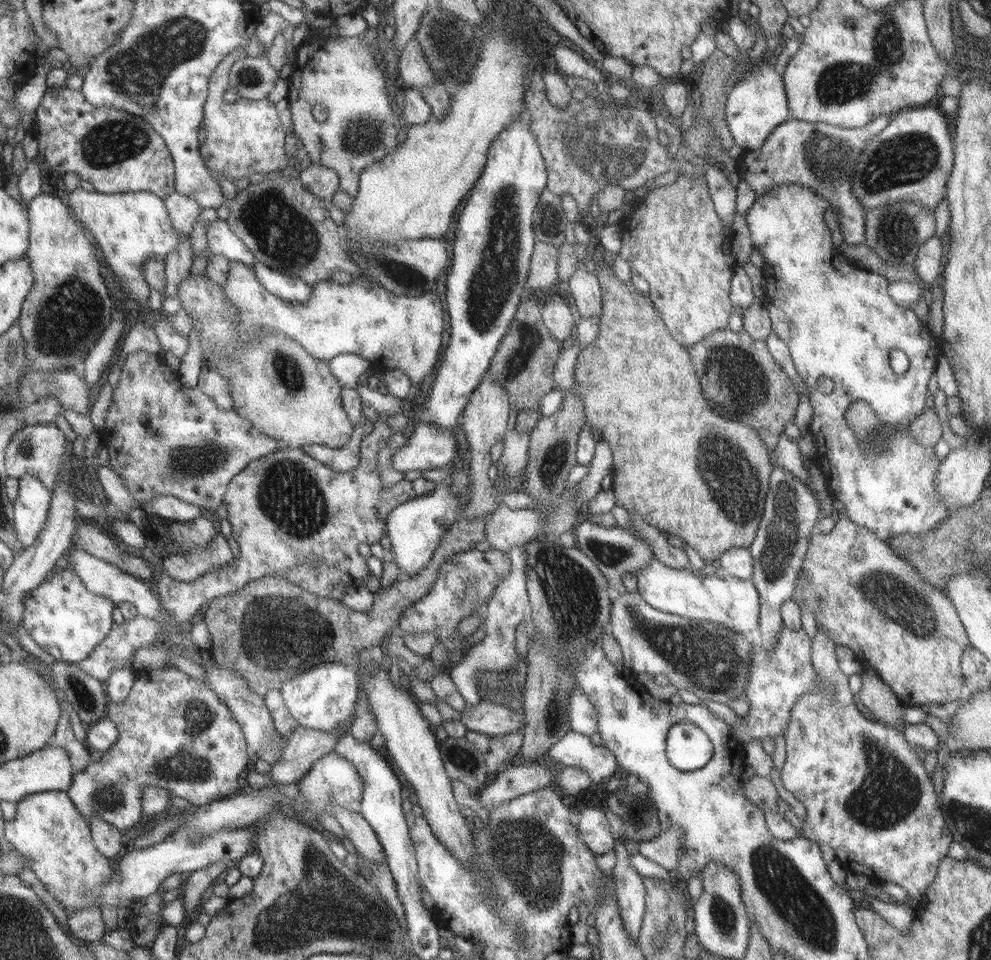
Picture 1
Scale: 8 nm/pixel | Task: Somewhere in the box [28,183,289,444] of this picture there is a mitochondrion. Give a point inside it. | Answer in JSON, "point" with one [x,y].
{"point":[64,321]}

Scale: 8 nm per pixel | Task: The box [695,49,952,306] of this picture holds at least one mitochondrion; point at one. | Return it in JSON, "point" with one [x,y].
{"point":[906,158]}

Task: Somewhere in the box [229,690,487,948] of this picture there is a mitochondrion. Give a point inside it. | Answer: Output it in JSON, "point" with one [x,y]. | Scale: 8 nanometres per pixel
{"point":[466,761]}

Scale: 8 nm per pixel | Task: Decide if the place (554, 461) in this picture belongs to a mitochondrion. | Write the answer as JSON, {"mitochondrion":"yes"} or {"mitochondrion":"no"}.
{"mitochondrion":"yes"}

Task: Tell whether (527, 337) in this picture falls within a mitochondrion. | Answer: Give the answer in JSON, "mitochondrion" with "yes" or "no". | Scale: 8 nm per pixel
{"mitochondrion":"yes"}

